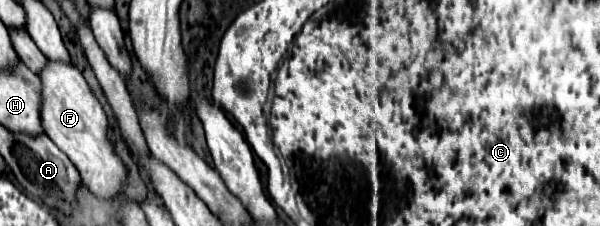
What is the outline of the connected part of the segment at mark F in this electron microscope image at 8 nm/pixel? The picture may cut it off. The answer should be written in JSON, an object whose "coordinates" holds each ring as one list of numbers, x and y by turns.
{"coordinates":[[48,60,46,66,38,72,42,82,42,106,40,106,40,122,46,136,72,160,78,168,82,182,102,198,112,198,122,190,126,180,126,168,120,158,114,154,112,144,106,138,108,118,90,92,84,76,76,66,60,60]]}

